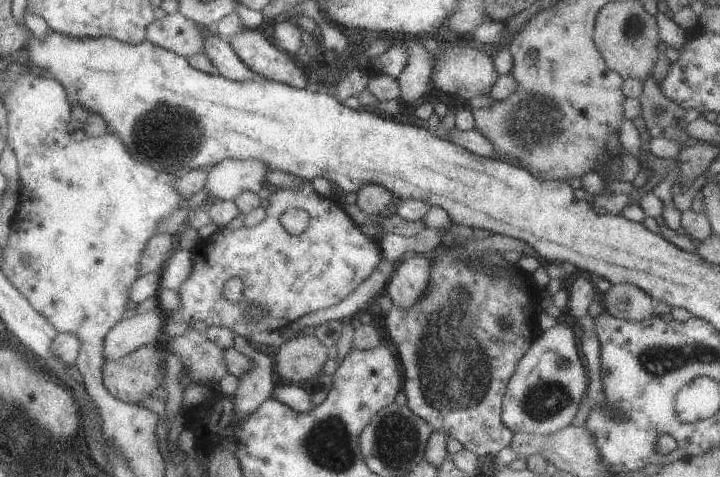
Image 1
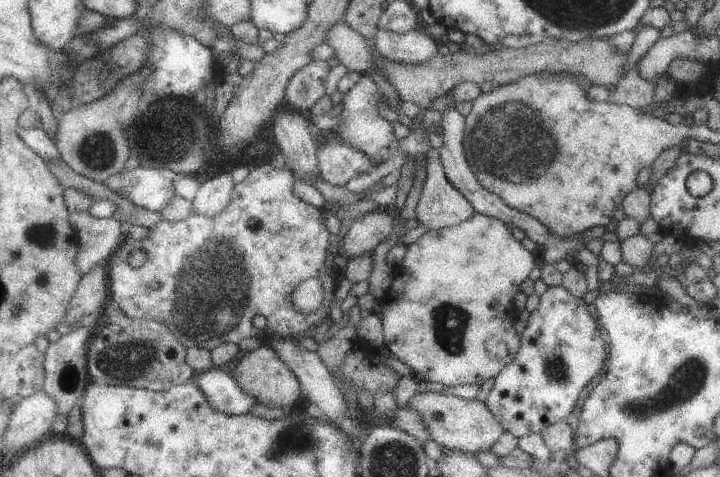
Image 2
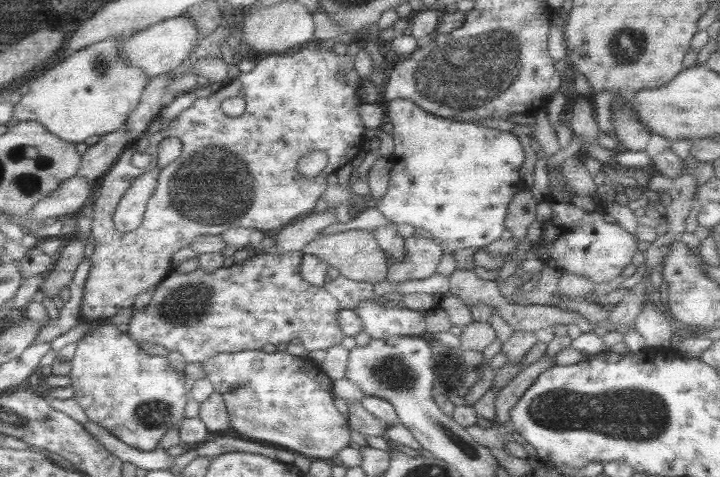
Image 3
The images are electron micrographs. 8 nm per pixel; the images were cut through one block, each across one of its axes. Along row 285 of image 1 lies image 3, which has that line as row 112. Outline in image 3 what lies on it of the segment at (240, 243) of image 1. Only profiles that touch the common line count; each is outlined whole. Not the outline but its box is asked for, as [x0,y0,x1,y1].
[79,43,364,326]

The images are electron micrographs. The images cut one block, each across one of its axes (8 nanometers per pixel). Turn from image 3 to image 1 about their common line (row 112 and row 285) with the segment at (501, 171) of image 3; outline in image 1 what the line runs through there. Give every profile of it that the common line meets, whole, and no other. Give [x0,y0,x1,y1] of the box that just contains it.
[382,253,429,308]

